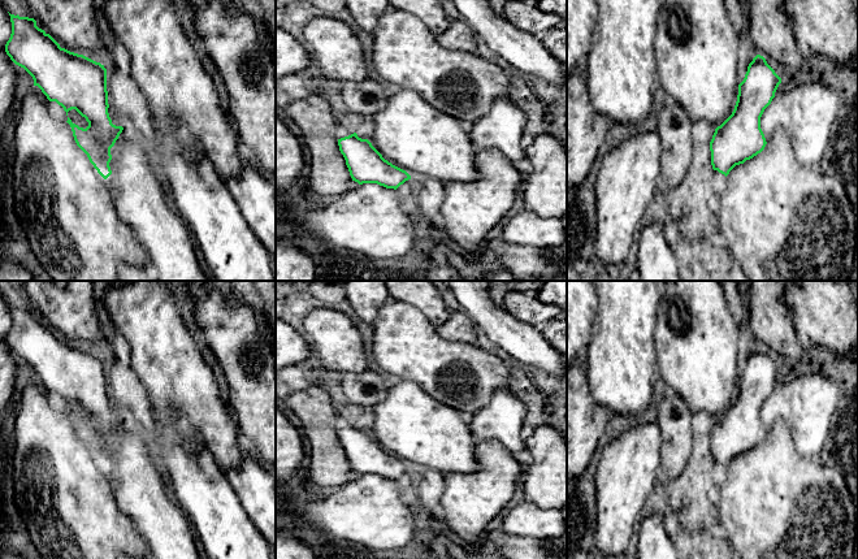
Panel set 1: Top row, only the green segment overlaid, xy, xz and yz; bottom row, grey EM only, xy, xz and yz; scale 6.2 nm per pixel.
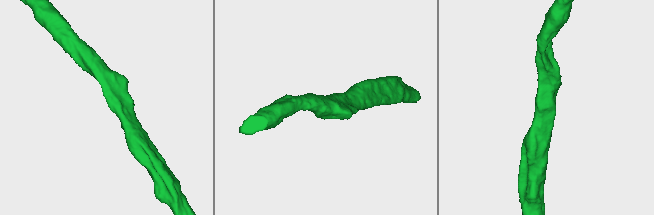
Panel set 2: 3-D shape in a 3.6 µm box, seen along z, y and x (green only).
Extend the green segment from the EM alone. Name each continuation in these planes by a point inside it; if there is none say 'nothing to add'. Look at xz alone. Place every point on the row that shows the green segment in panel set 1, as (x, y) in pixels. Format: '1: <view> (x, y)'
1: xz (369, 220)

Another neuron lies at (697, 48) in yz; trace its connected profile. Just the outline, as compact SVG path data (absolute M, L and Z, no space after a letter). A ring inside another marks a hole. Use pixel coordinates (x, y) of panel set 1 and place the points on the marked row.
M664 0L658 14L655 57L658 83L666 98L676 101L692 124L707 121L715 127L720 126L732 114L737 101L737 58L744 46L729 20L724 0Z

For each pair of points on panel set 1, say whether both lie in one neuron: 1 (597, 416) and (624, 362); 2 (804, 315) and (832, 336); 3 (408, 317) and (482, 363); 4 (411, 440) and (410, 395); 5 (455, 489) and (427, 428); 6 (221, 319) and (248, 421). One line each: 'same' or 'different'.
1: different
2: same
3: same
4: same
5: different
6: same

